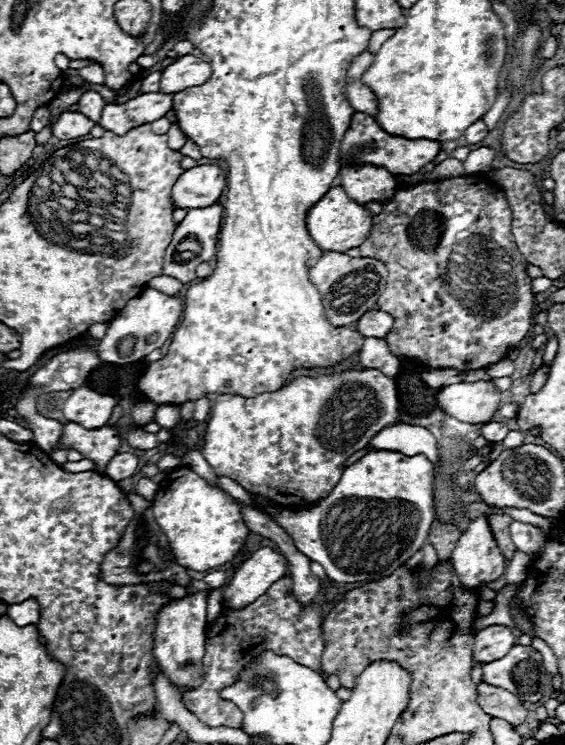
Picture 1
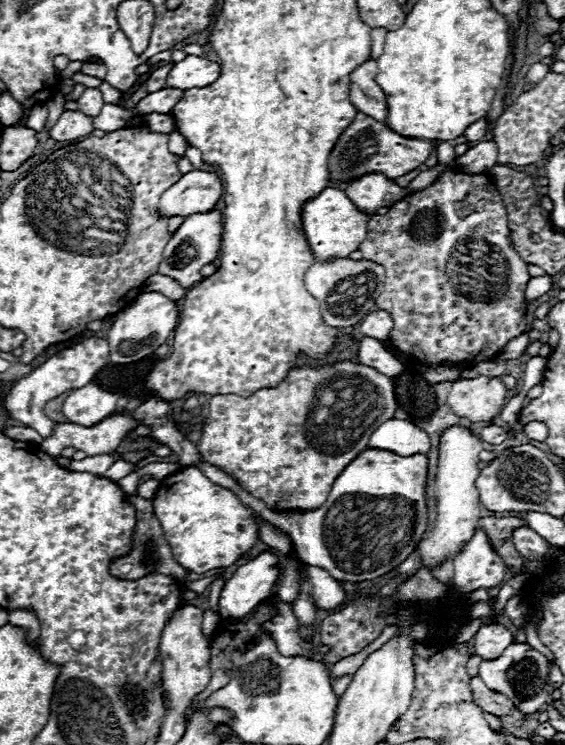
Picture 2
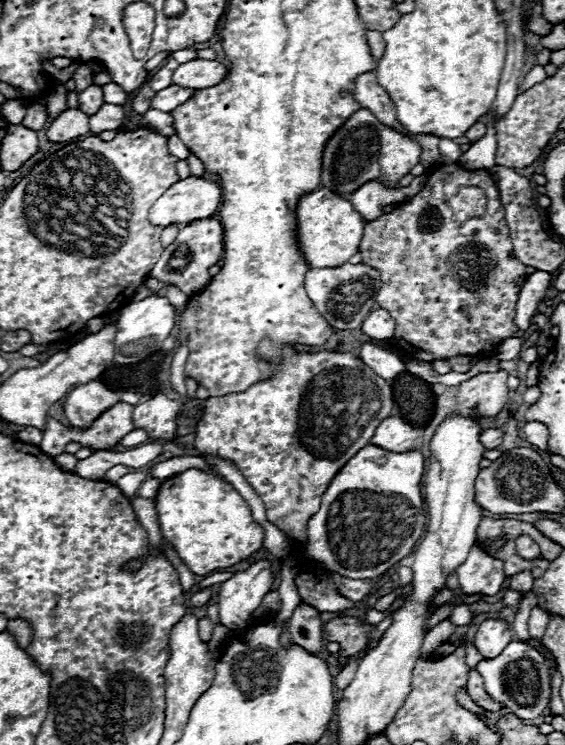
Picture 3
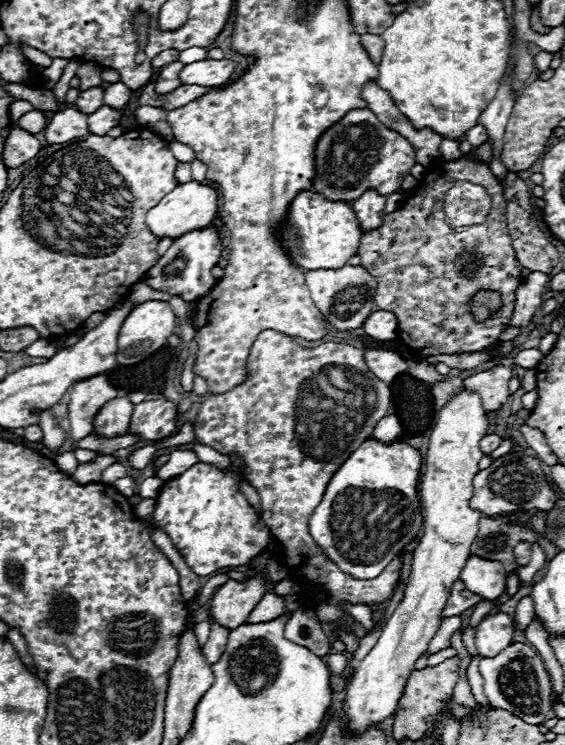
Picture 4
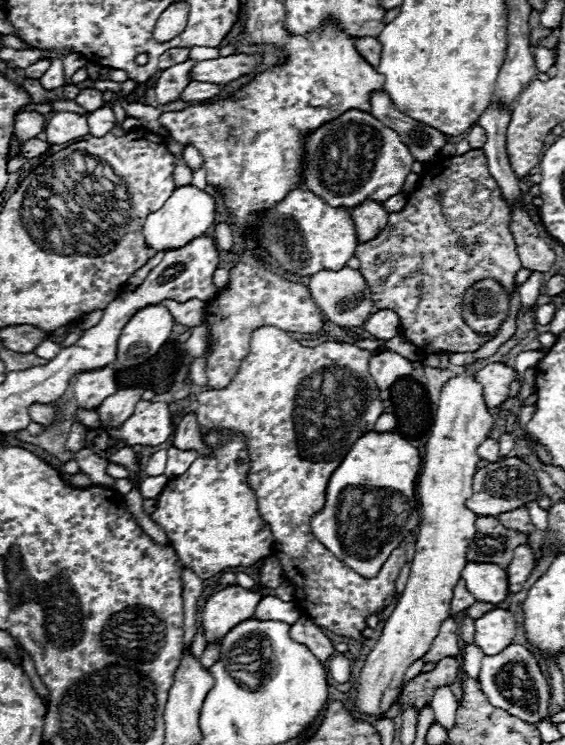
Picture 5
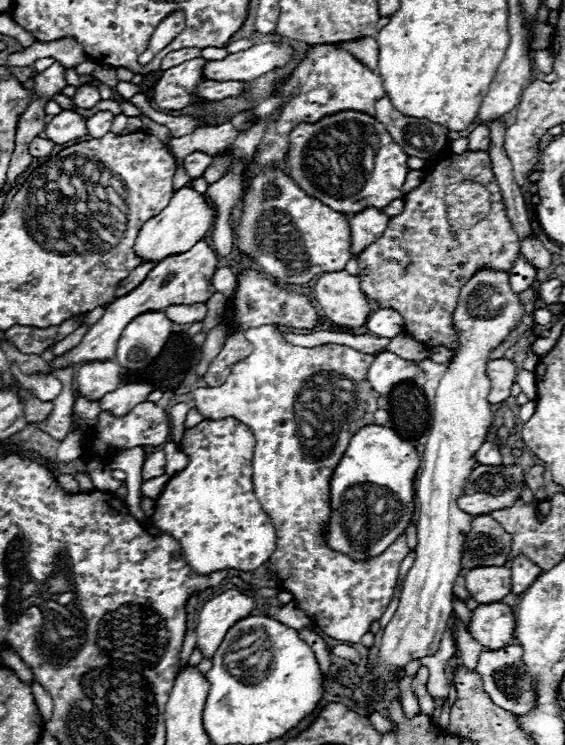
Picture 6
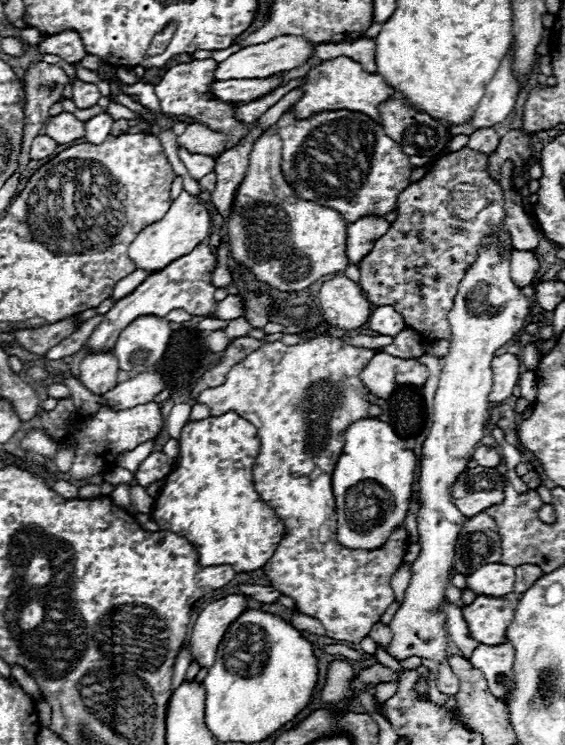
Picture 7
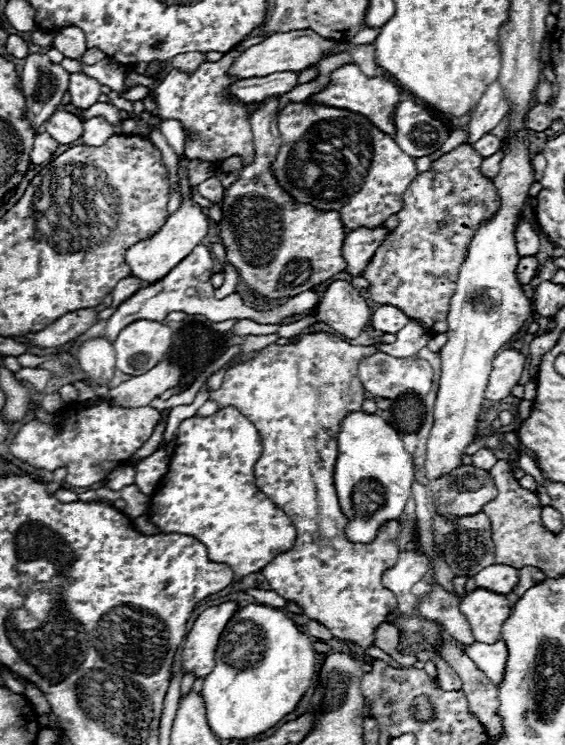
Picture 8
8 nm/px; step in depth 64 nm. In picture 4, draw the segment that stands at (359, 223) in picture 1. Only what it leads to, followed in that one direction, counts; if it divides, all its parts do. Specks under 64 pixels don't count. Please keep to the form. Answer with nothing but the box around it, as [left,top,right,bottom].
[280,190,362,270]

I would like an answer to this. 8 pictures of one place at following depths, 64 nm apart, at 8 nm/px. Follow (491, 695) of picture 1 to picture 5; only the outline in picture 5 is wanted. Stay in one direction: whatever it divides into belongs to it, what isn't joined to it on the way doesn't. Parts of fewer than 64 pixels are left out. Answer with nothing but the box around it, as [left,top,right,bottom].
[464,644,484,678]

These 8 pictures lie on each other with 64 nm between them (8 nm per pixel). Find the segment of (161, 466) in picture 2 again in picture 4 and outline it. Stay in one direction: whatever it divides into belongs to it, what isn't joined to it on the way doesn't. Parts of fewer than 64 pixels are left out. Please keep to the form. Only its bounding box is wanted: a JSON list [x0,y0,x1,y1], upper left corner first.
[156,450,198,480]

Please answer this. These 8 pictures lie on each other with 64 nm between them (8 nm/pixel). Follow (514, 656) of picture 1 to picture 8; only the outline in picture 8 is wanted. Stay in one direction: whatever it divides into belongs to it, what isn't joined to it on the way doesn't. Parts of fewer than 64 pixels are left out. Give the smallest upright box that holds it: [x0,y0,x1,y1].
[464,640,506,686]

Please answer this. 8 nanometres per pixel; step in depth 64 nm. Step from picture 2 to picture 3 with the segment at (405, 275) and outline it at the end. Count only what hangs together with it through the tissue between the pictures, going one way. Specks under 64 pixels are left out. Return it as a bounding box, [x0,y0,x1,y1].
[360,164,526,362]

